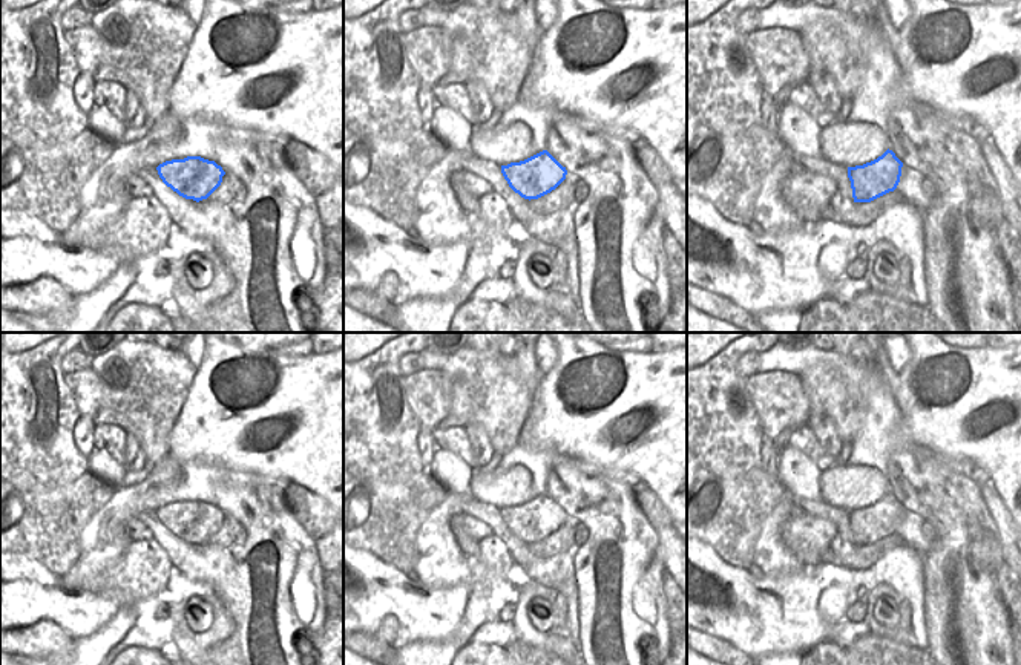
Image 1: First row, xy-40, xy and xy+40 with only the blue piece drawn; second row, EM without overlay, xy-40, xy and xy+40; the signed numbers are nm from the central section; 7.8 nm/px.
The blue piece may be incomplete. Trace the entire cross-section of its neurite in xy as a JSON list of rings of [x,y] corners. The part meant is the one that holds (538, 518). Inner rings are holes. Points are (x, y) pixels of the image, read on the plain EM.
[[[547,493],[524,504],[501,509],[501,516],[509,530],[524,542],[538,542],[555,533],[567,518]]]

